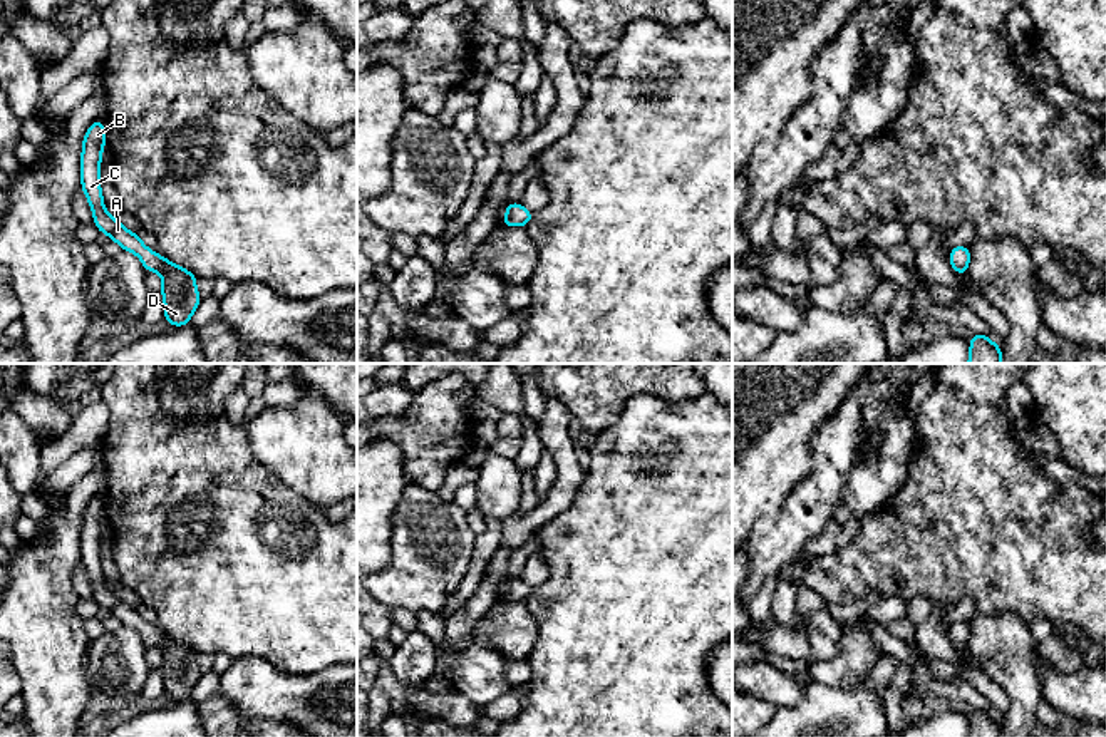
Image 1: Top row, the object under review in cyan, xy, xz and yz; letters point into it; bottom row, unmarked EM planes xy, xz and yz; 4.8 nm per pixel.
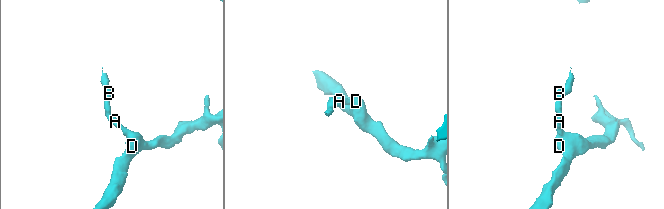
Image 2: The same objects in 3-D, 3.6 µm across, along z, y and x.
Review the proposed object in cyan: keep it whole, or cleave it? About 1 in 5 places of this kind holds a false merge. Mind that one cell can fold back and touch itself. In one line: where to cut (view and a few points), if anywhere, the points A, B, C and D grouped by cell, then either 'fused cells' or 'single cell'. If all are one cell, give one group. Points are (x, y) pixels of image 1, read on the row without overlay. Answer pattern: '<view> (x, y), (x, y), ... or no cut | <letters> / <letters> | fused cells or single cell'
no cut | A B C D | single cell

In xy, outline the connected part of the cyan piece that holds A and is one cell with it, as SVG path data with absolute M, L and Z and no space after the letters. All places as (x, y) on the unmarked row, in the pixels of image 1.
M94 496L84 511L80 533L80 561L90 580L94 600L102 610L109 610L112 616L119 618L124 626L137 630L146 647L156 647L163 652L164 695L176 704L183 702L189 698L201 678L196 665L198 652L149 625L136 608L126 605L104 585L99 553L104 521L106 499Z

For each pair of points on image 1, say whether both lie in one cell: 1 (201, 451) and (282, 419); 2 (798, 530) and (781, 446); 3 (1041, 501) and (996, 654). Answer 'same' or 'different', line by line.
1: different
2: different
3: different

